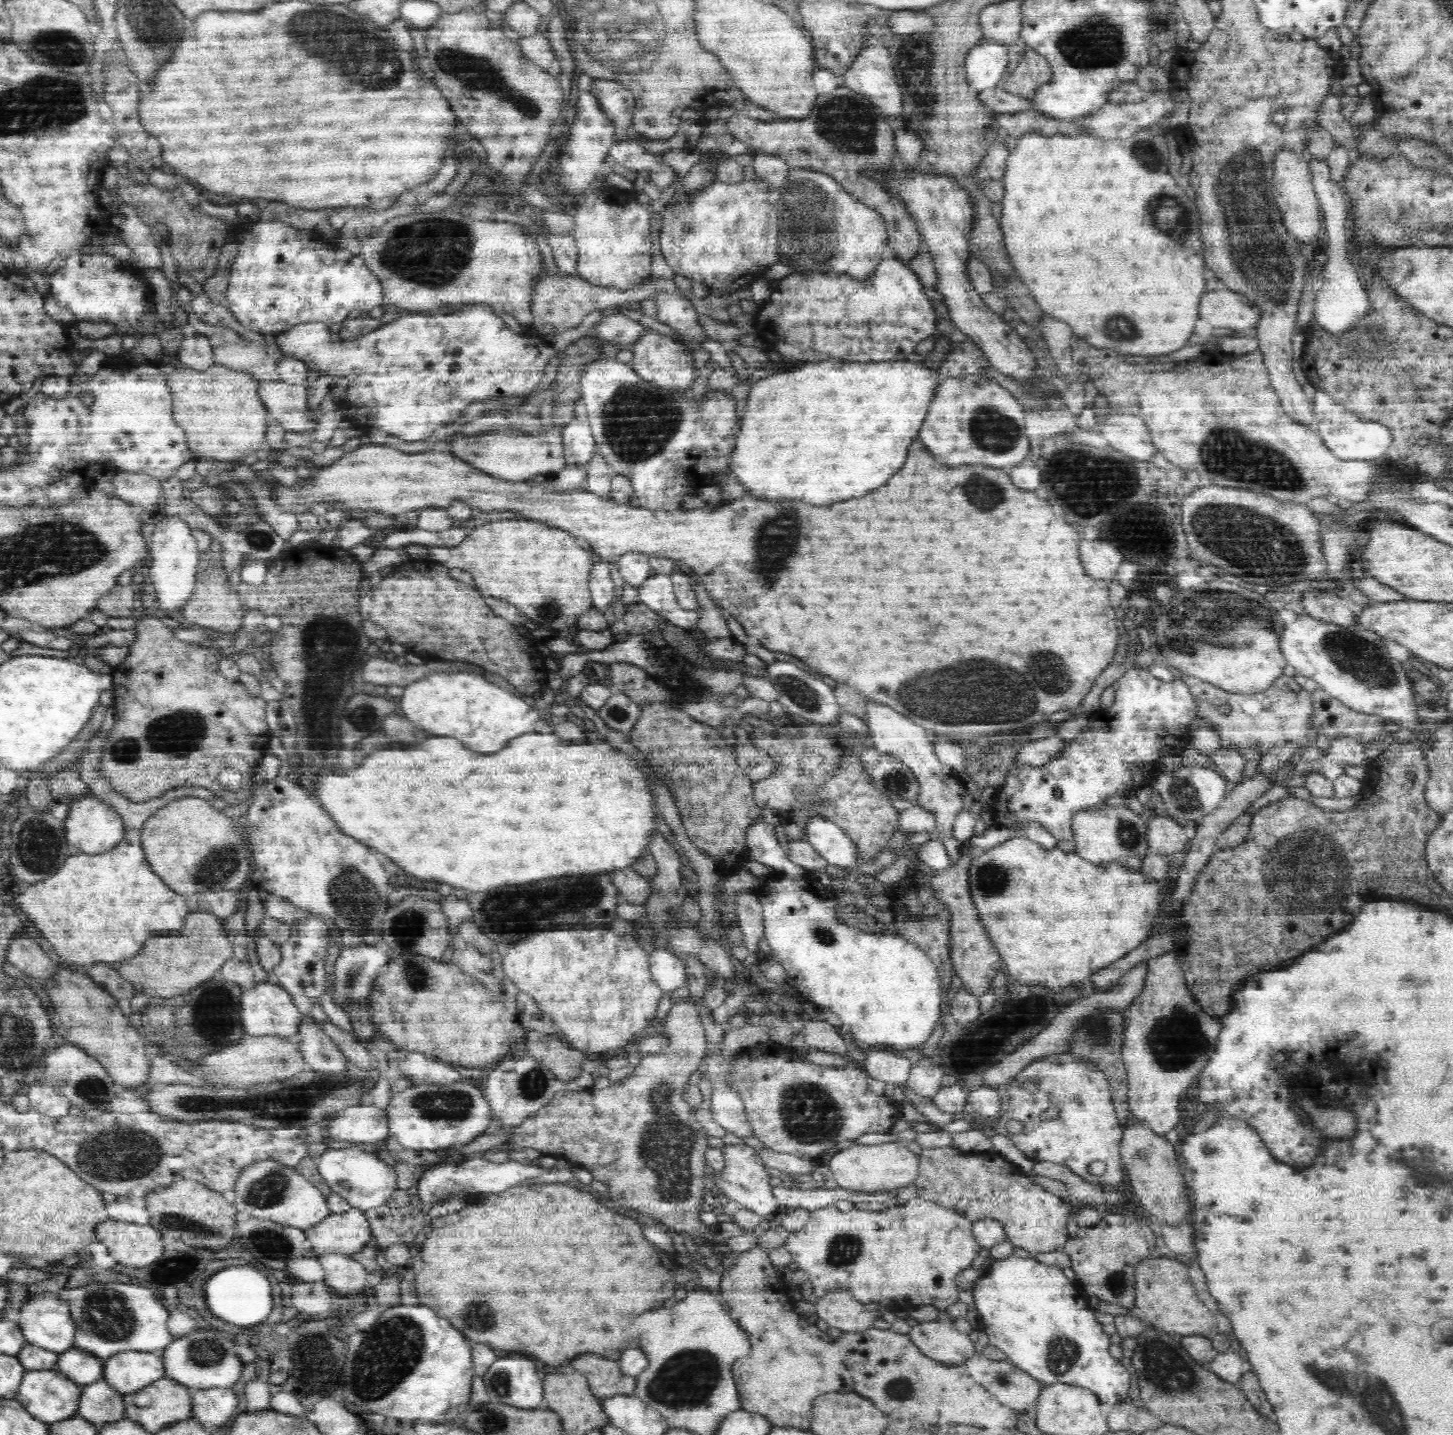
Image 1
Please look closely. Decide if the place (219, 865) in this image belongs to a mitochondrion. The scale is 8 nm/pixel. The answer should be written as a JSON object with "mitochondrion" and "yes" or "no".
{"mitochondrion":"yes"}

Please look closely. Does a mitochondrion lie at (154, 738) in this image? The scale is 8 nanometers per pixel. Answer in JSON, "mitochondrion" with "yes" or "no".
{"mitochondrion":"yes"}

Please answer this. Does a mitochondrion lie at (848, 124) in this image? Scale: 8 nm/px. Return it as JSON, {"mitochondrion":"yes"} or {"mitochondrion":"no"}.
{"mitochondrion":"yes"}

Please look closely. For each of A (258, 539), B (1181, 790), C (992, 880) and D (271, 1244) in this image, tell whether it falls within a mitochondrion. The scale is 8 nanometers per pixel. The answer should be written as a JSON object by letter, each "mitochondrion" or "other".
{"A":"mitochondrion","B":"mitochondrion","C":"mitochondrion","D":"mitochondrion"}

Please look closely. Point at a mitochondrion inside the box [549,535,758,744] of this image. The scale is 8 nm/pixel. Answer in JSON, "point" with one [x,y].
{"point":[618,713]}

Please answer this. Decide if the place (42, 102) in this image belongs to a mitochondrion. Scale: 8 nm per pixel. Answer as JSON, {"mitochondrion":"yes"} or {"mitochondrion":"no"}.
{"mitochondrion":"yes"}

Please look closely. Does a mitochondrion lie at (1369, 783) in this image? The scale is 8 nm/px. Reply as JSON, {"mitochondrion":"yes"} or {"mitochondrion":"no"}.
{"mitochondrion":"no"}

